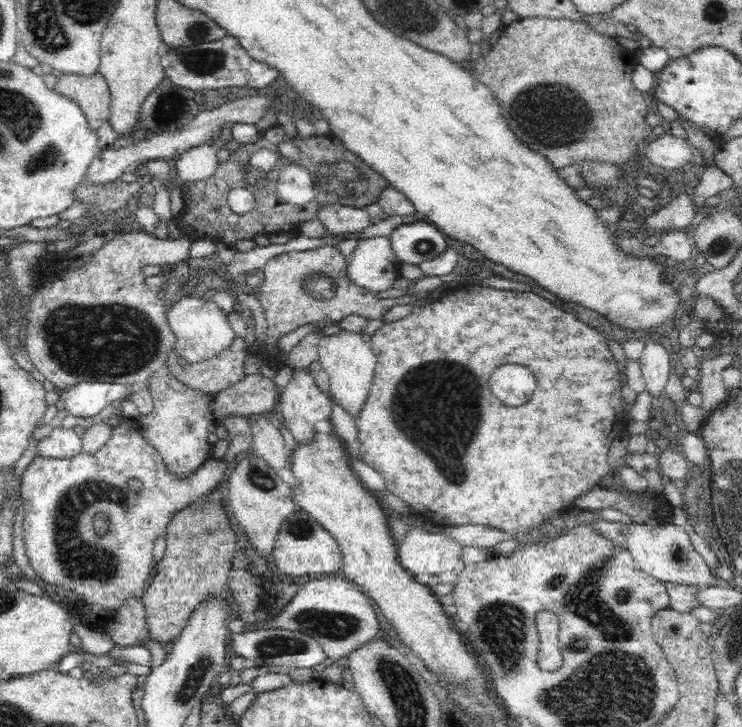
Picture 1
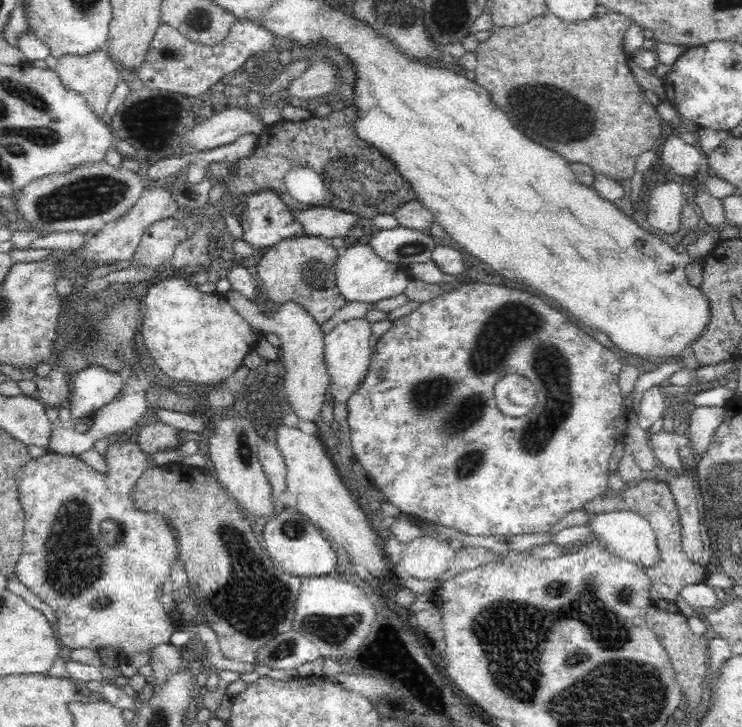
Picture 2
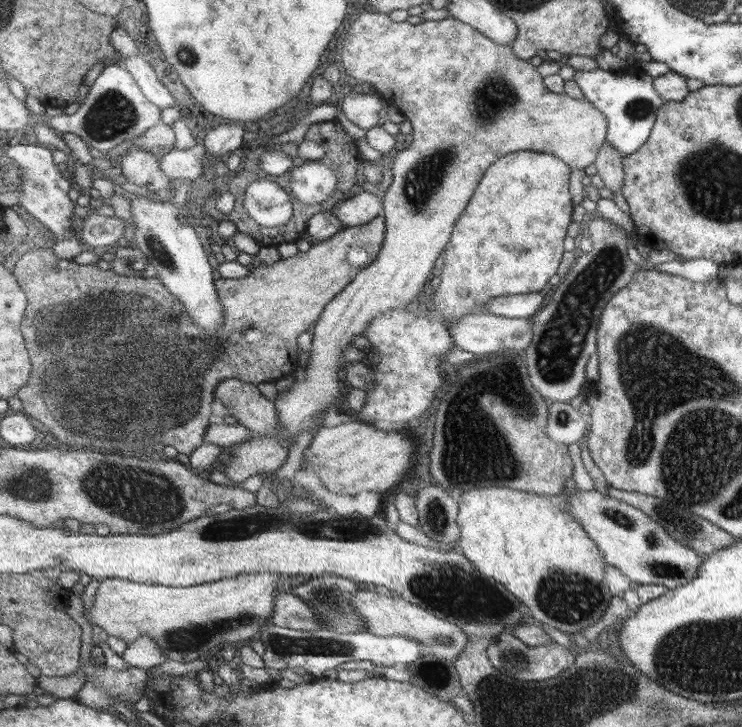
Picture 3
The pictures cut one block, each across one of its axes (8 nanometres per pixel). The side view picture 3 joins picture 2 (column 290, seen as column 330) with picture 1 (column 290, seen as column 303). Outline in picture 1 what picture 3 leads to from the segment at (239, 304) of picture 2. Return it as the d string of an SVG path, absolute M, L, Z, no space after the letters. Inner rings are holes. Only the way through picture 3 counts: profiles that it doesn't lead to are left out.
M308 367L291 368L291 376L288 384L283 389L284 401L280 404L278 417L284 419L284 424L290 430L297 444L310 444L314 440L314 425L321 420L329 420L332 410L332 402L319 389Z

